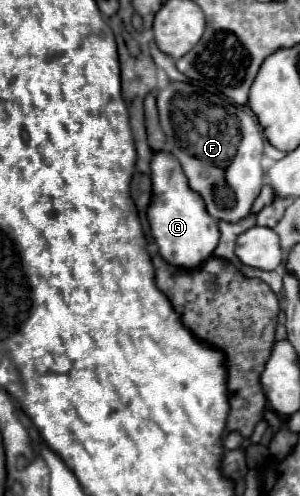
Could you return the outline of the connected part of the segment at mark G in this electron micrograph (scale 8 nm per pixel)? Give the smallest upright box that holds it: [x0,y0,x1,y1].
[147,151,219,267]

